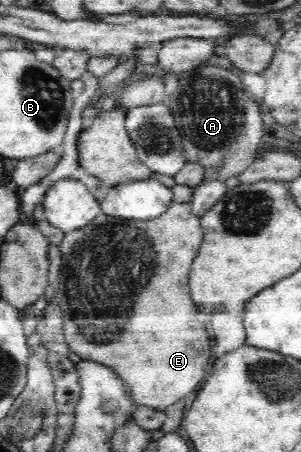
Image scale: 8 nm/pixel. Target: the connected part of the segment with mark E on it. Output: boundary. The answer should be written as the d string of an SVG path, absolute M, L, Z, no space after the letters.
M173 200L163 214L151 220L140 221L114 217L101 212L82 229L65 233L63 242L60 244L63 273L61 274L62 281L57 290L56 301L64 314L64 335L69 349L79 355L81 360L99 362L113 369L127 383L129 393L131 393L133 403L136 406L151 407L163 411L174 402L185 398L189 392L193 392L201 384L201 380L205 378L205 368L209 364L211 344L209 344L209 336L207 336L205 328L199 326L197 320L195 320L197 310L195 310L193 300L189 298L189 288L187 288L191 262L197 256L197 250L201 246L203 237L203 227L201 227L200 218L197 215L193 215L192 201L182 203Z

